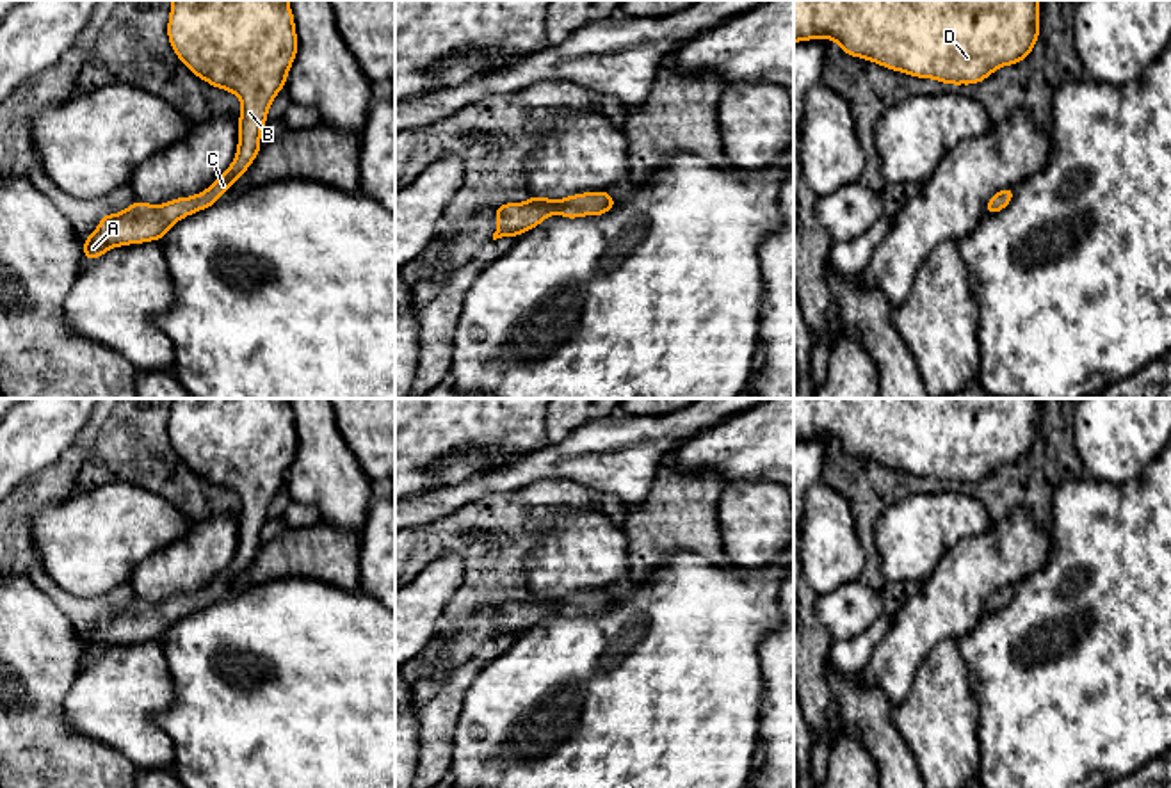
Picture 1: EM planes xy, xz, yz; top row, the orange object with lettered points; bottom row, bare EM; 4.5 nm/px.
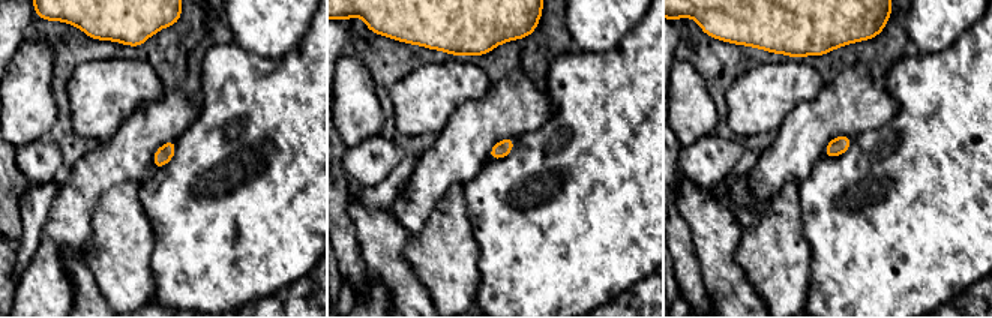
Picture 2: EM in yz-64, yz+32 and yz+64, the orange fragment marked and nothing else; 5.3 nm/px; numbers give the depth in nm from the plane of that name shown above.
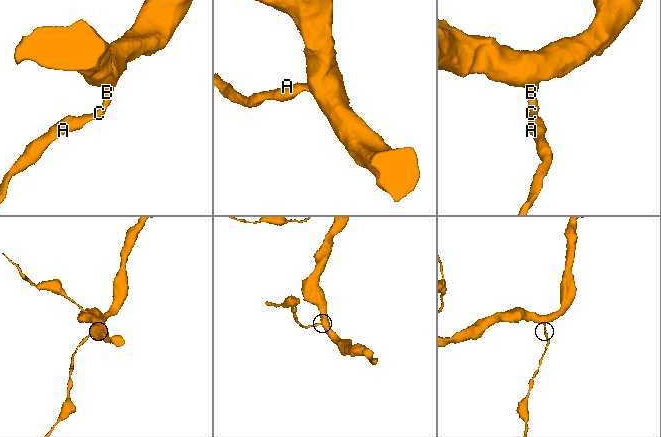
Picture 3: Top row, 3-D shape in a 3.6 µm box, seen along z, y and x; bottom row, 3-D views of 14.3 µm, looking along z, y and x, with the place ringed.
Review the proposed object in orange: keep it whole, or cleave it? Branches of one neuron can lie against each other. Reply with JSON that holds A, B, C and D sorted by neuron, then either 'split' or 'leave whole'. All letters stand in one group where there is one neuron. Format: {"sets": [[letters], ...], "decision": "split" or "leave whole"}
{"sets": [["A", "B", "C", "D"]], "decision": "leave whole"}

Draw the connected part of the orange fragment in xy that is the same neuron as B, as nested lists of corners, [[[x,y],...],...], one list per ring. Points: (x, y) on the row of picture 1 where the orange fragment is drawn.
[[[173,0],[167,37],[176,57],[196,76],[240,98],[235,160],[206,190],[196,196],[176,197],[166,205],[133,201],[121,213],[103,215],[96,231],[82,238],[85,263],[112,247],[162,240],[180,219],[215,205],[233,187],[262,149],[260,132],[267,125],[269,107],[285,87],[299,46],[288,0]]]

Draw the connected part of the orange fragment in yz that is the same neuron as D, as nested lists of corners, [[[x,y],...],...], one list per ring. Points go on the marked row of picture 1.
[[[794,0],[794,43],[826,37],[886,69],[973,85],[1030,55],[1039,11],[1039,0]]]

